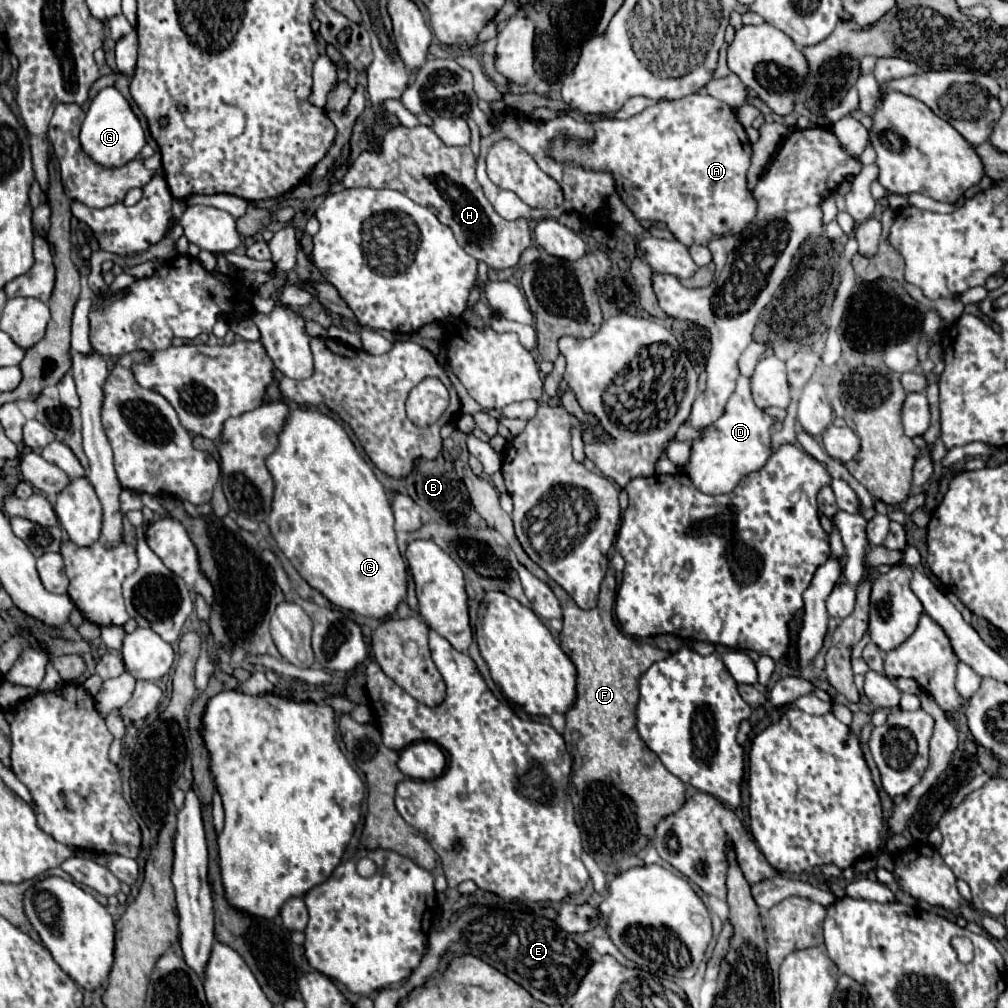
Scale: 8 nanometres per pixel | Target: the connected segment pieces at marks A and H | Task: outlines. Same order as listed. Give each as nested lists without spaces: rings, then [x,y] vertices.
[[[694,92],[680,100],[660,100],[628,120],[604,118],[592,126],[596,130],[596,138],[590,142],[578,144],[570,140],[554,140],[552,158],[558,162],[574,160],[584,168],[610,172],[616,180],[616,192],[628,210],[638,220],[664,222],[674,238],[684,246],[708,246],[716,236],[728,232],[740,234],[756,216],[756,198],[746,184],[746,172],[752,156],[750,140],[738,122],[736,112],[728,104],[708,96],[706,92]]]
[[[394,126],[382,138],[382,152],[362,152],[344,176],[344,186],[392,188],[406,194],[420,206],[430,208],[436,218],[450,226],[458,244],[476,260],[502,270],[518,264],[520,254],[532,246],[528,220],[514,222],[496,214],[476,182],[476,156],[468,146],[446,146],[430,126]]]

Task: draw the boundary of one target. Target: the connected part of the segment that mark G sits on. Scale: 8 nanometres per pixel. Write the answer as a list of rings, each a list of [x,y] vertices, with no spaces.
[[[112,86],[100,90],[98,96],[90,102],[90,108],[86,112],[86,118],[82,122],[80,142],[82,142],[84,152],[94,162],[98,162],[102,166],[110,166],[110,168],[112,166],[124,166],[146,144],[144,130],[140,126],[138,116],[132,112],[128,100],[116,88],[112,88]]]

